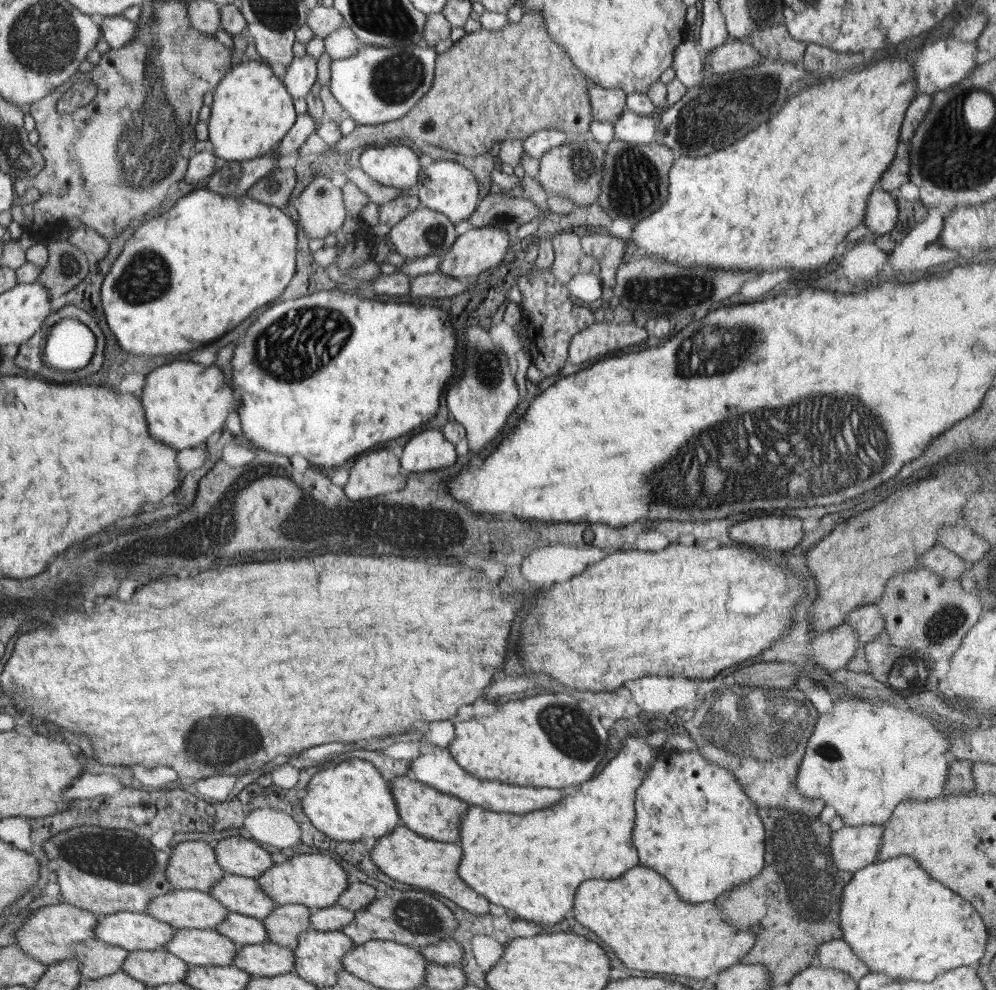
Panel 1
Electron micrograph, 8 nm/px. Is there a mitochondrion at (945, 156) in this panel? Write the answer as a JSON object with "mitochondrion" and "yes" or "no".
{"mitochondrion":"yes"}

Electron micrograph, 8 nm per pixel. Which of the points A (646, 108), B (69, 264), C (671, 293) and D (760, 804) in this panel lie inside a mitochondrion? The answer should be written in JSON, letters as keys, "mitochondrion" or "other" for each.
{"A":"other","B":"mitochondrion","C":"mitochondrion","D":"other"}

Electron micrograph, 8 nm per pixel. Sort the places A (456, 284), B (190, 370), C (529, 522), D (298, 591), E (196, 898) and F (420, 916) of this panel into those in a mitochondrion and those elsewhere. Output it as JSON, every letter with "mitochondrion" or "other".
{"A":"other","B":"other","C":"other","D":"other","E":"other","F":"mitochondrion"}

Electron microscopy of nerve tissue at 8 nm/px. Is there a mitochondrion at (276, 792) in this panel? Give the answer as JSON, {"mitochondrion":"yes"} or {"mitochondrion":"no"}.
{"mitochondrion":"no"}

